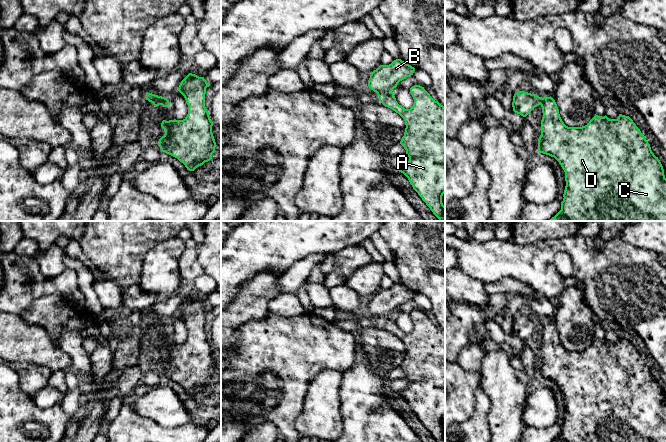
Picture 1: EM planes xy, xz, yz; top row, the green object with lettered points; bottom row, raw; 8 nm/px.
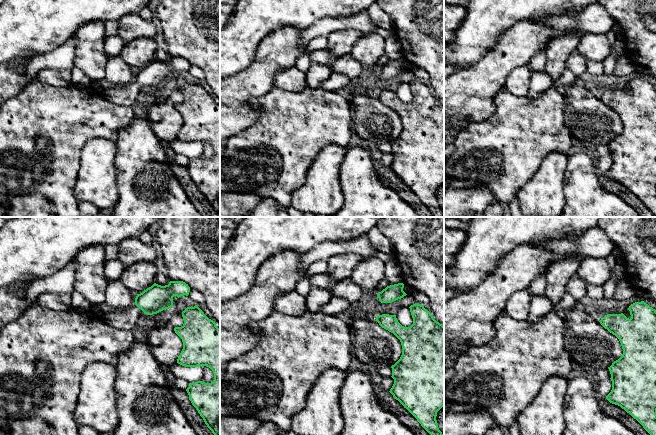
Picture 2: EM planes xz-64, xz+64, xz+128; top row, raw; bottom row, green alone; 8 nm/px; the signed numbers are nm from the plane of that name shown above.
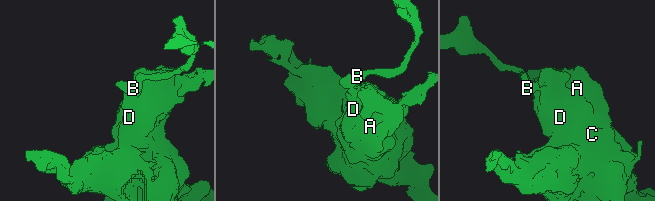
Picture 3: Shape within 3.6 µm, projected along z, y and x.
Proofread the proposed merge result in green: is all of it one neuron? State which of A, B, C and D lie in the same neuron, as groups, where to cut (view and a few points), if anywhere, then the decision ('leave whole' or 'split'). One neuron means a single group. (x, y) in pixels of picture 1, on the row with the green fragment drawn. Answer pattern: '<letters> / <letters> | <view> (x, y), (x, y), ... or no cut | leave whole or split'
A C D / B | xz (391, 91), (379, 96) | split

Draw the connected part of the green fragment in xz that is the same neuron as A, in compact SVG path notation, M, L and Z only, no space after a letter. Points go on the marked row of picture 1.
M420 85L412 86L410 93L414 99L410 109L399 105L393 92L379 96L379 101L398 113L406 125L400 144L406 150L409 161L395 171L403 173L439 221L445 221L445 206L442 203L445 193L445 107Z

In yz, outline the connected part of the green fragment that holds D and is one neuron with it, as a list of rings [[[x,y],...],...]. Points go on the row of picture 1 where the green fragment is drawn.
[[[551,96],[543,97],[540,105],[543,117],[541,120],[541,136],[538,139],[538,151],[554,157],[559,162],[565,172],[566,181],[561,210],[548,221],[666,221],[666,178],[663,166],[652,152],[646,137],[629,116],[619,114],[617,119],[609,119],[606,115],[601,117],[595,114],[585,126],[568,127],[562,121],[557,104]]]

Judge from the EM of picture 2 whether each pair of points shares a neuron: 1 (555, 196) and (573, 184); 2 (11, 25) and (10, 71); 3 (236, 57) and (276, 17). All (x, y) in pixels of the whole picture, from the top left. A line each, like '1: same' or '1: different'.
1: different
2: different
3: same

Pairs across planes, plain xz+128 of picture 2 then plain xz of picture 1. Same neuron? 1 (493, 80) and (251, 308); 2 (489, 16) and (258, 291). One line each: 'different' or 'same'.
1: same
2: different

